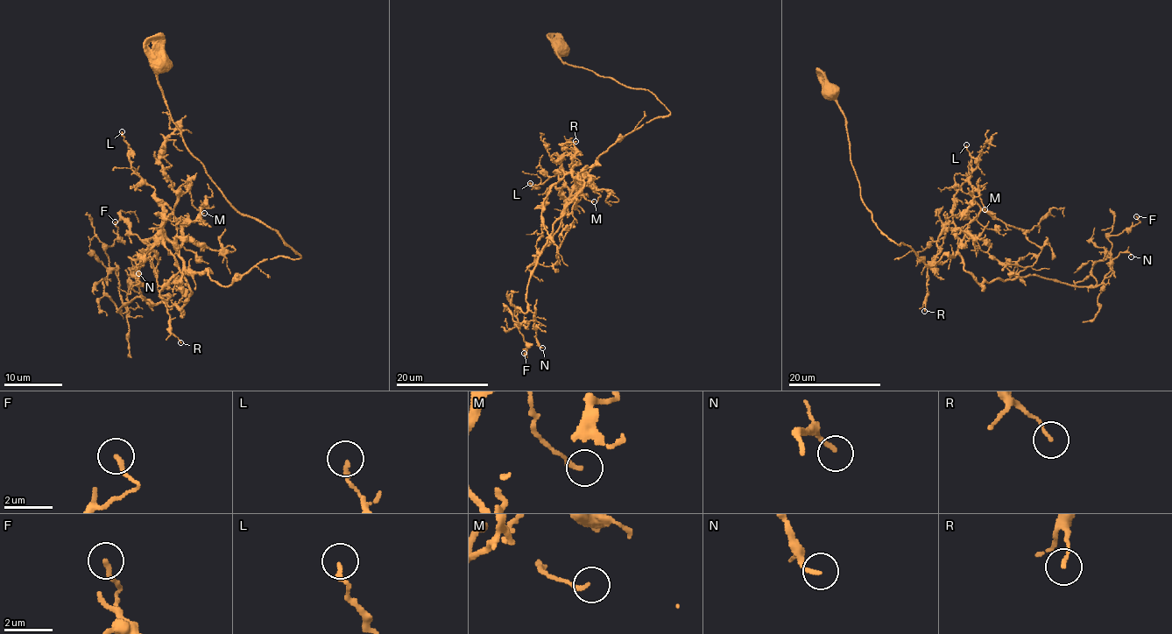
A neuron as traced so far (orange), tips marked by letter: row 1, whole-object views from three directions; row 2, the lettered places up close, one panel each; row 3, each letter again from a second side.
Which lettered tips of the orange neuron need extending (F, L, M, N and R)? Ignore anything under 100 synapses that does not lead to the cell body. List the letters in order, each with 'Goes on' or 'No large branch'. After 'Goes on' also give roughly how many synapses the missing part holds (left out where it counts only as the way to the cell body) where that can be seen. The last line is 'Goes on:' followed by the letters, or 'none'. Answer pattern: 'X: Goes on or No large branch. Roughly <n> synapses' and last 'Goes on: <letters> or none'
F: No large branch
L: No large branch
M: No large branch
N: No large branch
R: No large branch
Goes on: none

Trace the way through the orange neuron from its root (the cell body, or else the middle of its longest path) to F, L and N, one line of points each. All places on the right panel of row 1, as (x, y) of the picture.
F: (830, 92), (872, 221), (928, 265), (958, 254), (978, 283), (1038, 275), (1094, 286), (1109, 238), (1136, 216)
L: (830, 92), (872, 221), (928, 265), (955, 255), (960, 243), (952, 205), (971, 158), (966, 144)
N: (830, 92), (872, 221), (928, 265), (958, 254), (978, 283), (1038, 275), (1096, 287), (1120, 253), (1131, 257)

